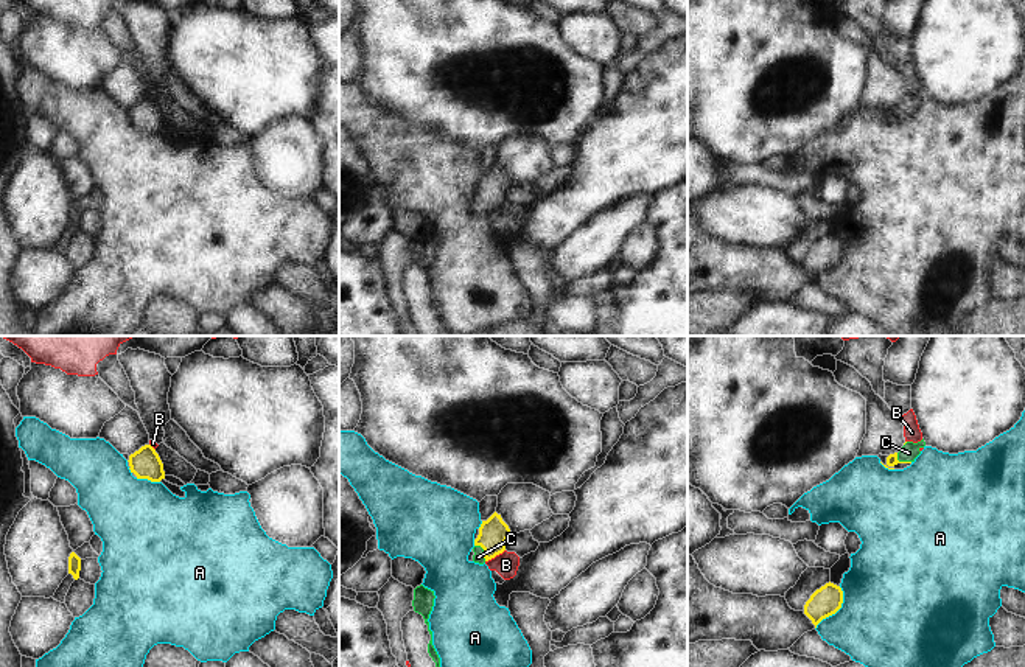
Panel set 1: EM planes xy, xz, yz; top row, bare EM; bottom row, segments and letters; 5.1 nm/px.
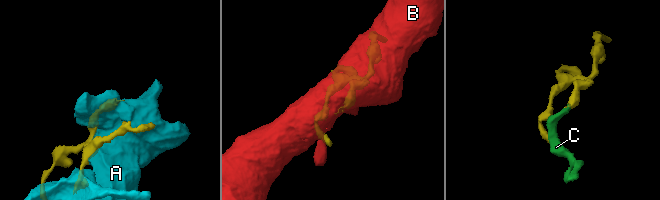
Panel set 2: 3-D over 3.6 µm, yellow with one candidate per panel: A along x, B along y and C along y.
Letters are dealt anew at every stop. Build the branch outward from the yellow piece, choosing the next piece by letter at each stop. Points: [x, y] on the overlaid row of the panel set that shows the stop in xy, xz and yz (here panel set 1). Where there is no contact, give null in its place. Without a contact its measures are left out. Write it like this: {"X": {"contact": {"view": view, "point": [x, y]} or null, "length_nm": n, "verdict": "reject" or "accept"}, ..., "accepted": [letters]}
{"A": {"contact": {"view": "yz", "point": [837, 610]}, "length_nm": 260, "verdict": "reject"}, "B": {"contact": {"view": "xz", "point": [495, 555]}, "length_nm": 120, "verdict": "reject"}, "C": {"contact": {"view": "xz", "point": [484, 551]}, "length_nm": 110, "verdict": "accept"}, "accepted": ["C"]}

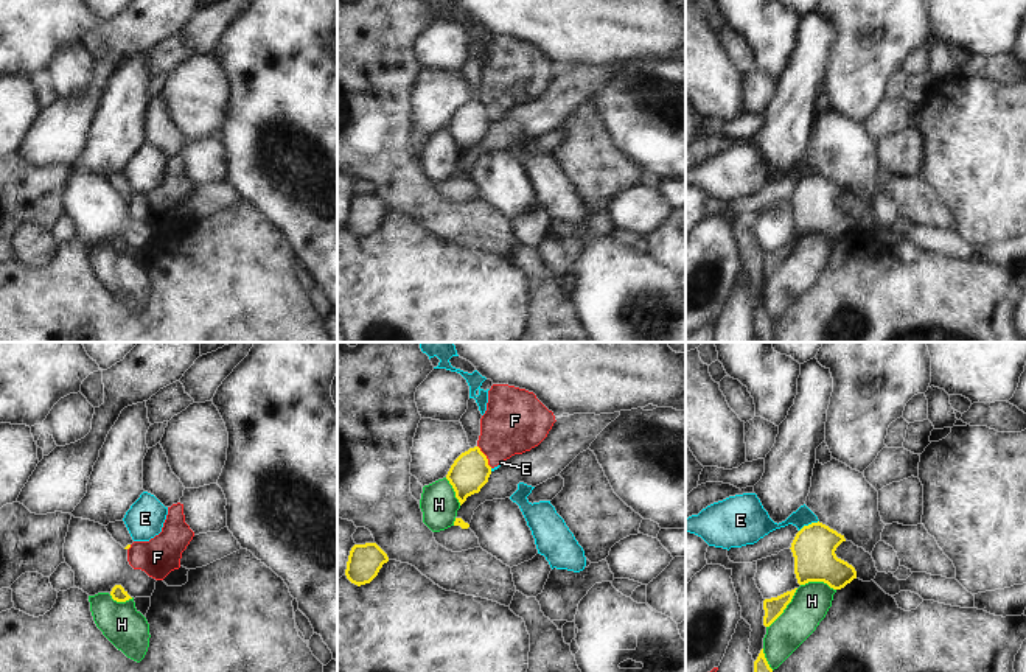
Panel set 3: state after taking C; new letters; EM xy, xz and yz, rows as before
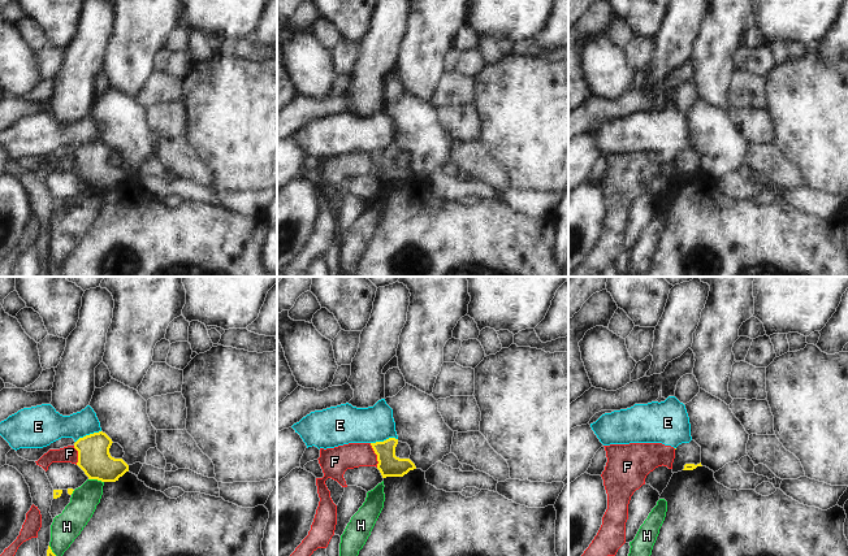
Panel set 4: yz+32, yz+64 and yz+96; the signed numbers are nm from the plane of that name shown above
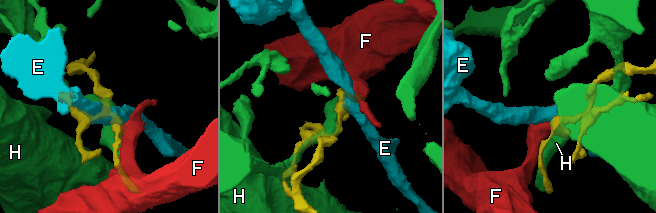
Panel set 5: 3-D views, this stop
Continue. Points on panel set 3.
{"E": {"contact": {"view": "yz", "point": [809, 524]}, "length_nm": 120, "verdict": "reject"}, "F": {"contact": {"view": "xz", "point": [485, 456]}, "length_nm": 140, "verdict": "reject"}, "H": {"contact": {"view": "yz", "point": [785, 607]}, "length_nm": 260, "verdict": "reject"}, "accepted": []}

